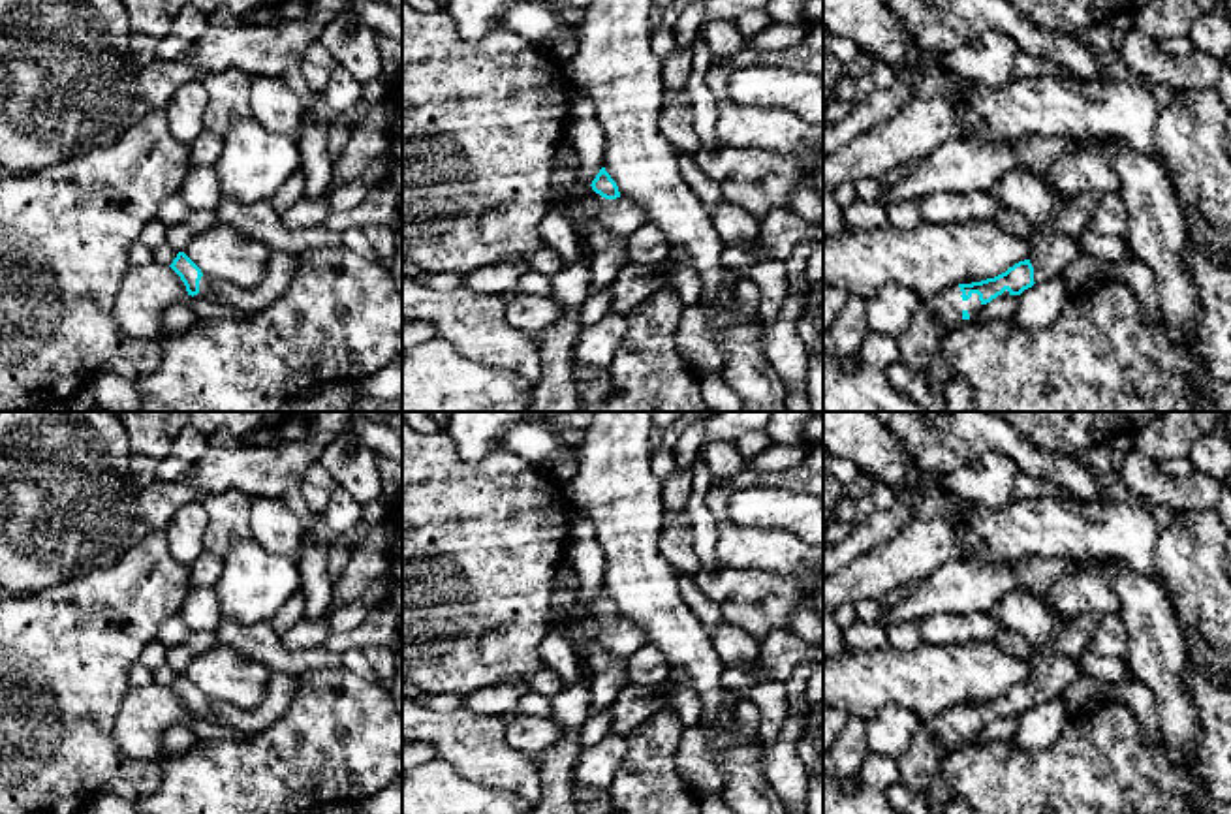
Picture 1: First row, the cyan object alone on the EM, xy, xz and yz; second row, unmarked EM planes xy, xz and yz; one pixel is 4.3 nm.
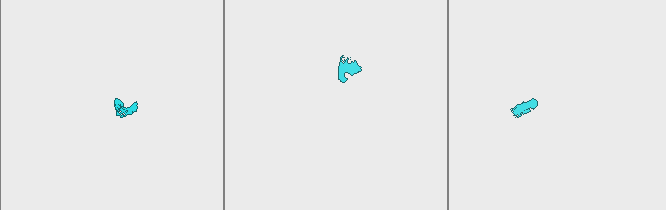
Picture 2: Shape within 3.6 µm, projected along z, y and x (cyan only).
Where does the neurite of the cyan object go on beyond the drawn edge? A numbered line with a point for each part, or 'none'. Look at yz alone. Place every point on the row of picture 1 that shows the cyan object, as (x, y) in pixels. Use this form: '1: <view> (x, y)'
1: yz (1051, 254)
2: yz (933, 320)

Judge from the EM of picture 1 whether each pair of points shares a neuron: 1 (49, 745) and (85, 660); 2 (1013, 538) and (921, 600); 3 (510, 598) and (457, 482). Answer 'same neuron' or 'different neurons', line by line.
1: same neuron
2: different neurons
3: same neuron

